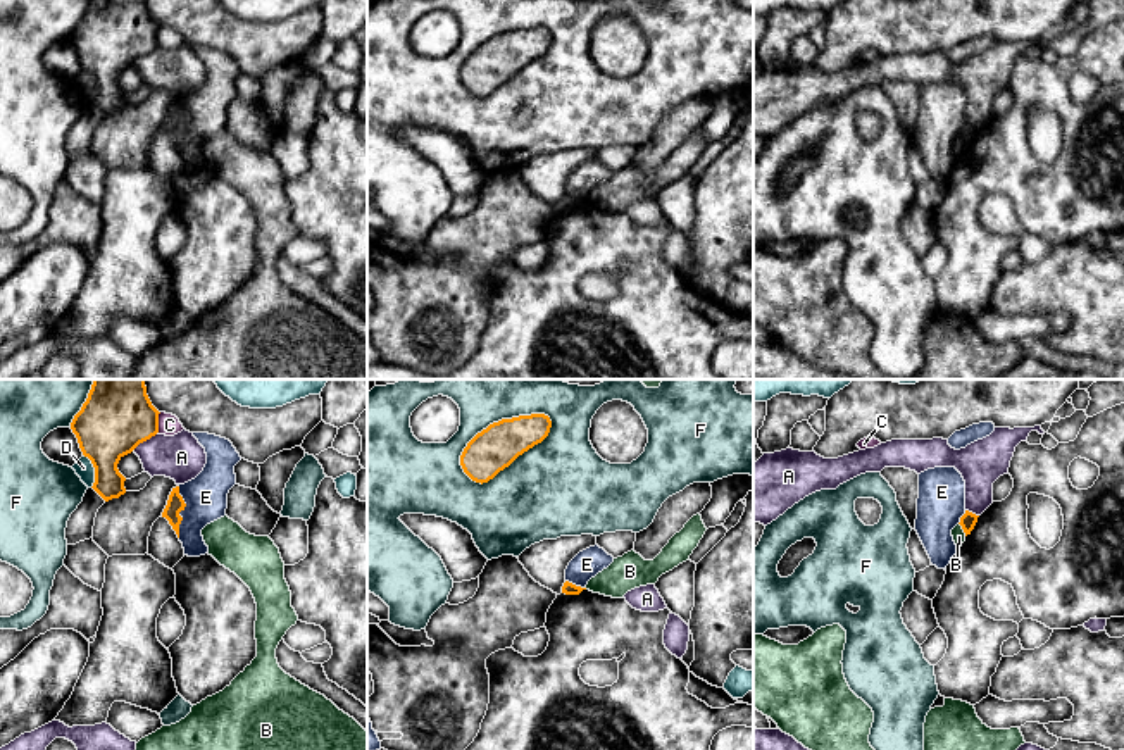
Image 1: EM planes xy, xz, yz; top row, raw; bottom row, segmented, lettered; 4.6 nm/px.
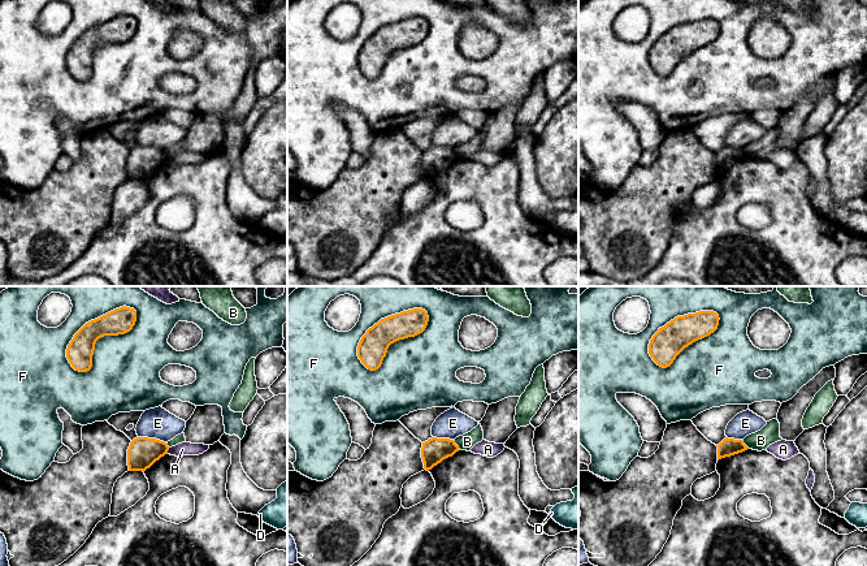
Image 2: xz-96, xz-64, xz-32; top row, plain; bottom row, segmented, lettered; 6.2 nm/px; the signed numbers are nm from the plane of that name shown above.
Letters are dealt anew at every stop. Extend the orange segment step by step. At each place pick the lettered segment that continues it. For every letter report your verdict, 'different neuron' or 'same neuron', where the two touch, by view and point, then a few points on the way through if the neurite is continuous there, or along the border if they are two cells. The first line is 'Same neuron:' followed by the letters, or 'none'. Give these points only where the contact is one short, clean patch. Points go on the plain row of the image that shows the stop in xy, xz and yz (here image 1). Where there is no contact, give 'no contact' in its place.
Same neuron: none
A: different neuron; meets orange in xy at (143, 54)
B: different neuron; meets orange in yz at (962, 142); border along yz (959, 137), (966, 149)
C: different neuron; meets orange in xy at (157, 37)
D: different neuron; meets orange in xy at (95, 85)
E: different neuron; meets orange in xy at (181, 123)
F: different neuron; meets orange in xz at (495, 37)

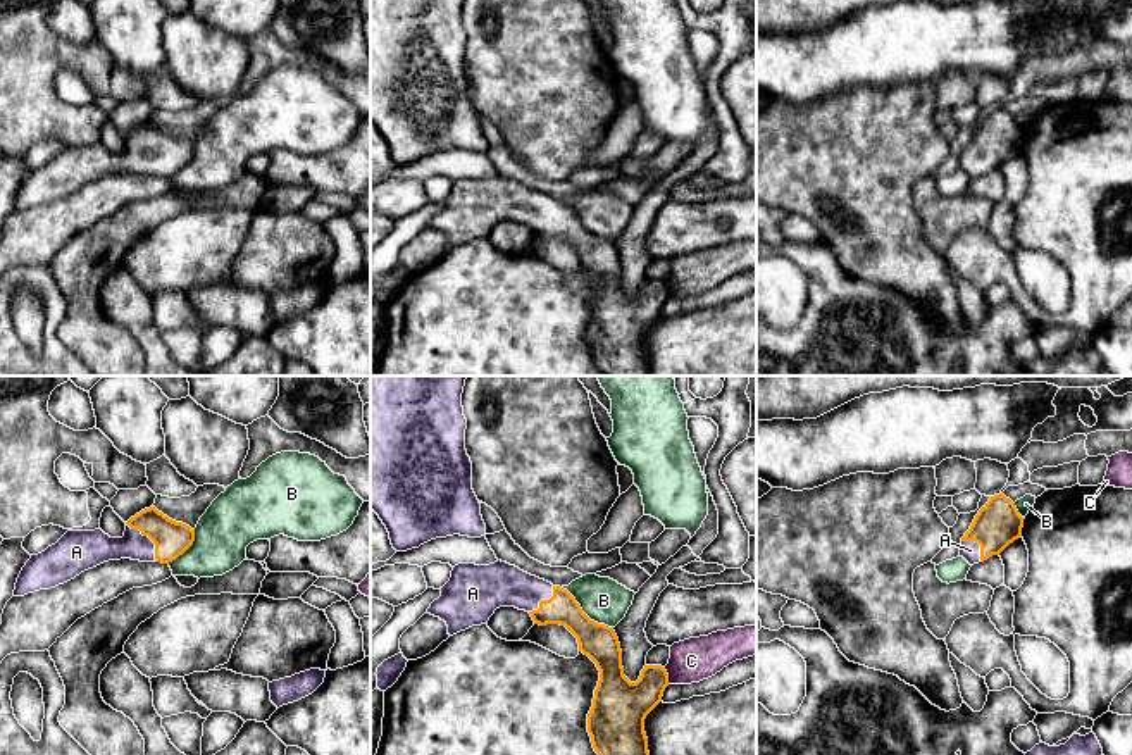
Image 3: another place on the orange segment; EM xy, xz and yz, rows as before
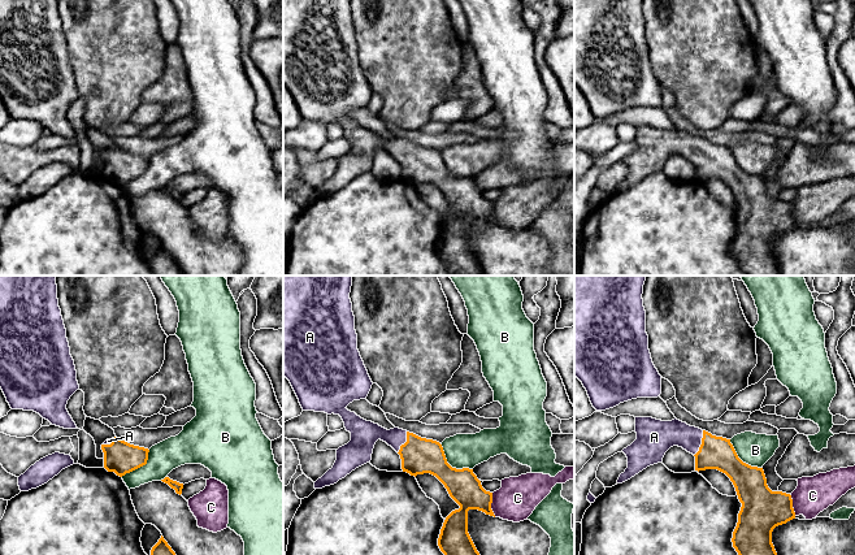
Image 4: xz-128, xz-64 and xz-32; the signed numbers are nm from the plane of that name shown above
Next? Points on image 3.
Same neuron: A
A: same neuron; meets orange in xy at (149, 150)
B: different neuron; meets orange in xz at (584, 228)
C: different neuron; meets orange in xz at (667, 290)

